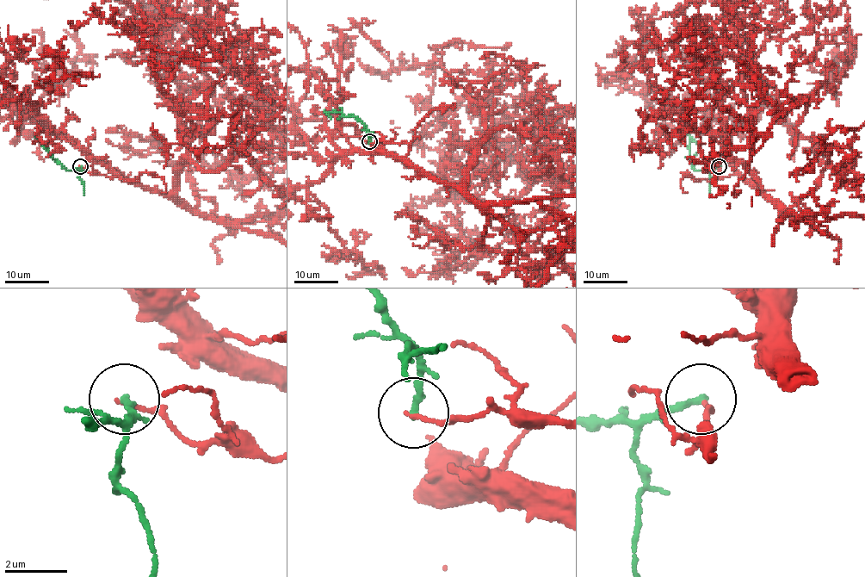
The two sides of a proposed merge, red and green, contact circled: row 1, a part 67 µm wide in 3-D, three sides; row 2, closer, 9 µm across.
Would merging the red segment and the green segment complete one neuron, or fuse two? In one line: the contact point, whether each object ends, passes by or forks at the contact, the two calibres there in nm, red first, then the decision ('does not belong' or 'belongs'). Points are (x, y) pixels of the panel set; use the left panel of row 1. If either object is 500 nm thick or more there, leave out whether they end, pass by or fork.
place (80, 166); red ends; green ends; calibres 120 and 220 nm; does not belong

